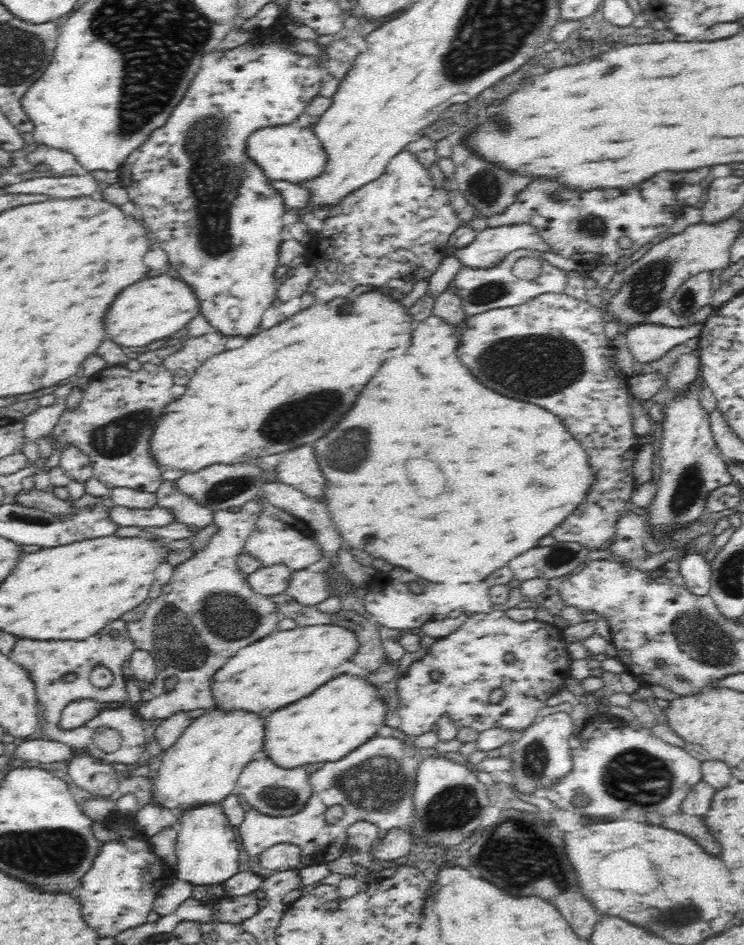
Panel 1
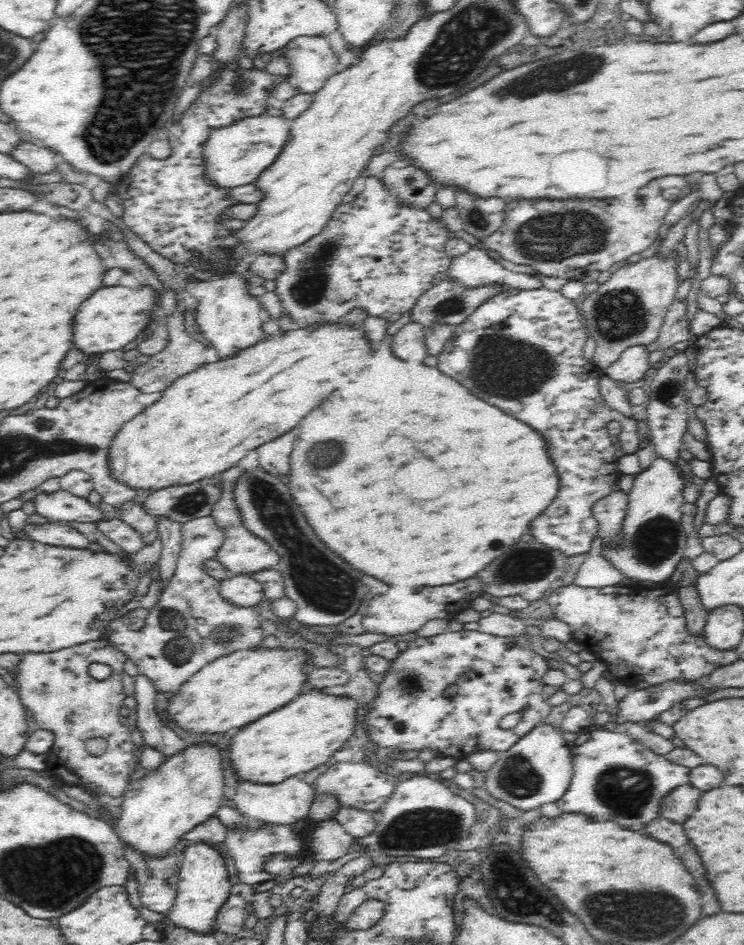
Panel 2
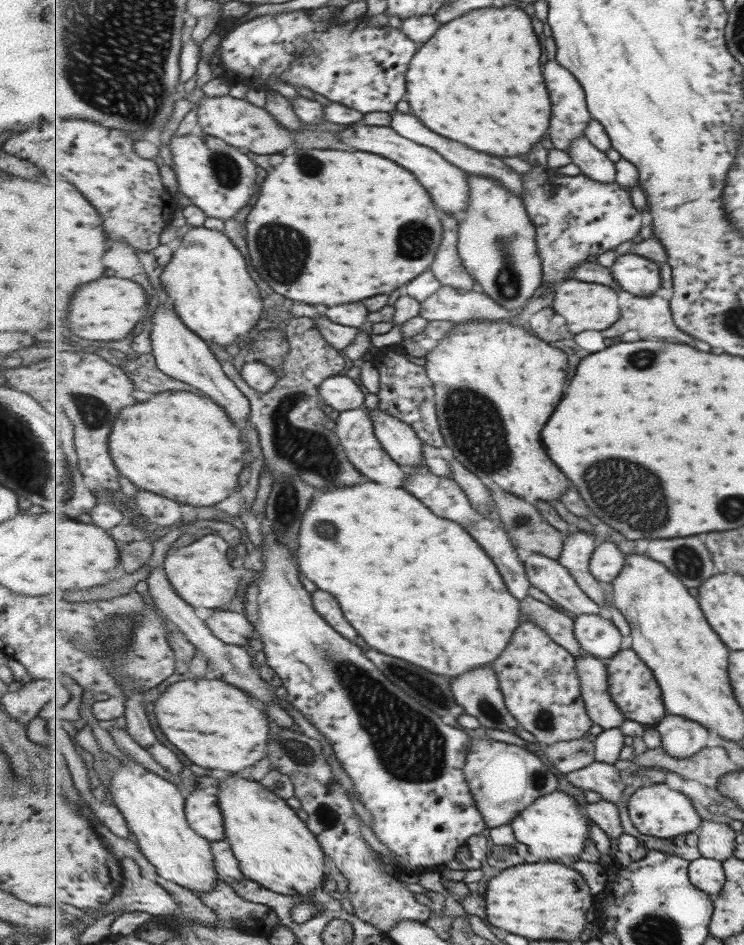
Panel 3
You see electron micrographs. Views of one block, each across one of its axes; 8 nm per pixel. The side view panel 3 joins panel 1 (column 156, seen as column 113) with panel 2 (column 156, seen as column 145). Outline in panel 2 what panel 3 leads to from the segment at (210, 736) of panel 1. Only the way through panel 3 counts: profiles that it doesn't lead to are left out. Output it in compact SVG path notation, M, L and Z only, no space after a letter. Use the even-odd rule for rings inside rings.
M192 744L174 752L158 768L146 772L123 792L122 810L114 832L143 856L148 853L166 857L182 834L217 814L226 788L226 763L230 763L227 750L224 758L224 750L214 744Z

